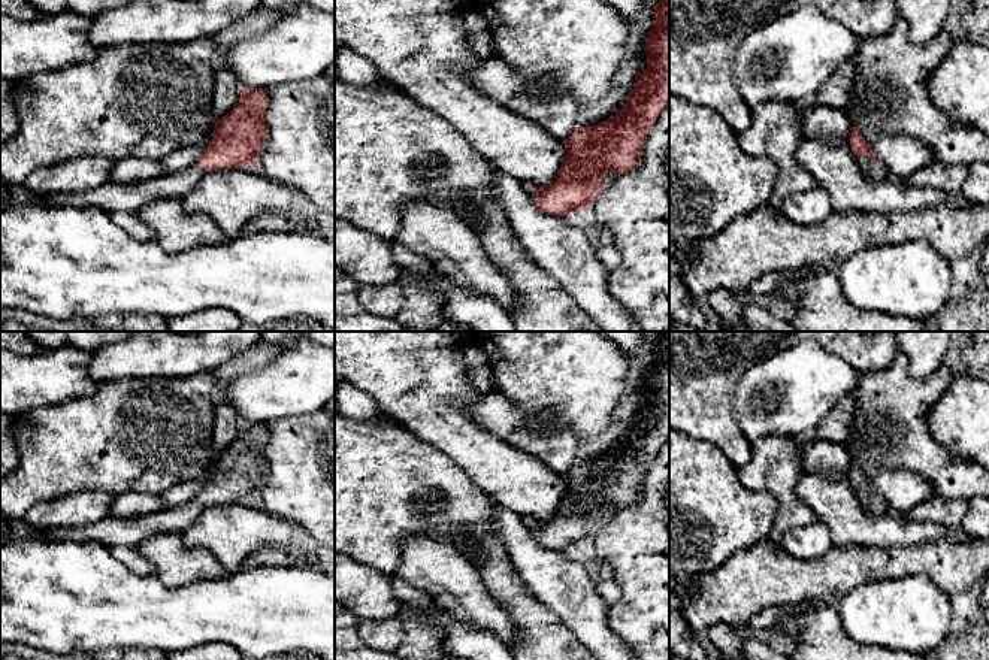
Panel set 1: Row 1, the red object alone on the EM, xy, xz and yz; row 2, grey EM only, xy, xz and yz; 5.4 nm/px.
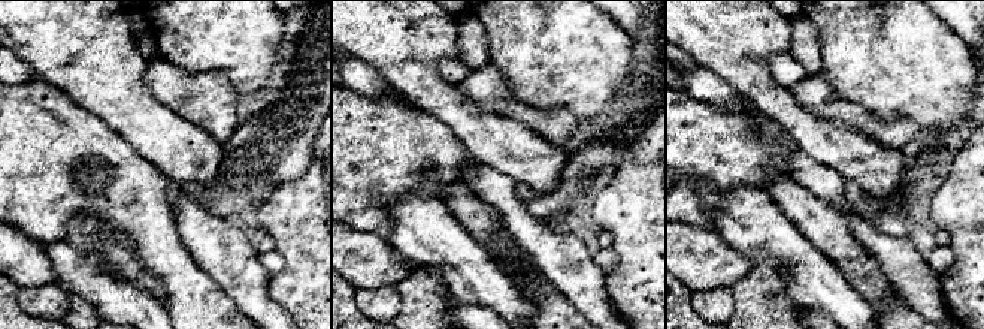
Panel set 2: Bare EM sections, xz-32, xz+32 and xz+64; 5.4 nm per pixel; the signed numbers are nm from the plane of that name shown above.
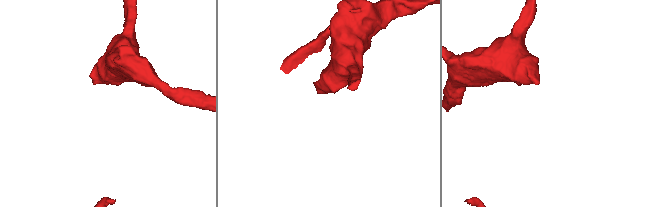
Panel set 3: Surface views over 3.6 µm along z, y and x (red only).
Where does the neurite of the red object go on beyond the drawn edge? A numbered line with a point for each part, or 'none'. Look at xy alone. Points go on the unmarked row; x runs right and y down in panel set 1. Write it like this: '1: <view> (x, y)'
1: xy (130, 532)

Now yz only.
1: yz (877, 506)

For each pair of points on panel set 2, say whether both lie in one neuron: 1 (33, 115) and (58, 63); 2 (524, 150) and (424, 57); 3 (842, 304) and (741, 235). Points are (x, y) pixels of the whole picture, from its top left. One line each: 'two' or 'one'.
1: two
2: one
3: one

